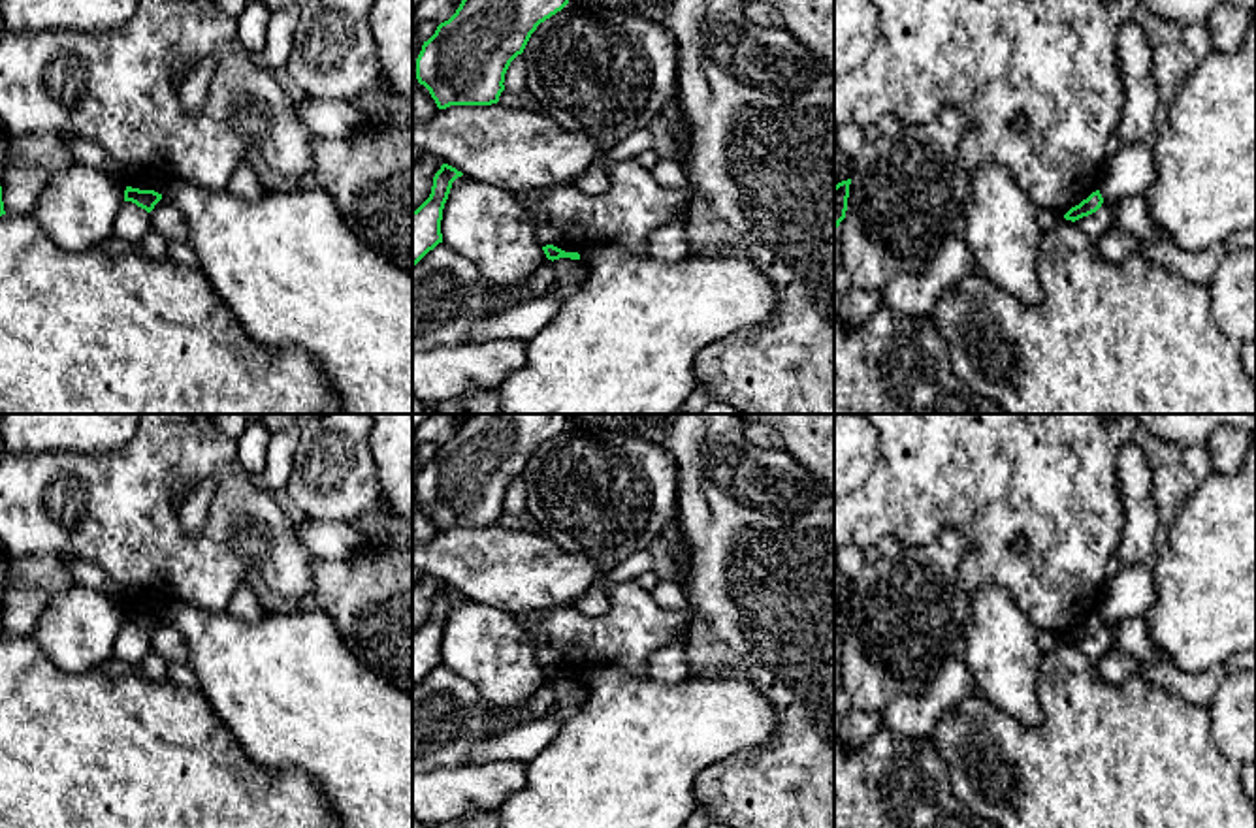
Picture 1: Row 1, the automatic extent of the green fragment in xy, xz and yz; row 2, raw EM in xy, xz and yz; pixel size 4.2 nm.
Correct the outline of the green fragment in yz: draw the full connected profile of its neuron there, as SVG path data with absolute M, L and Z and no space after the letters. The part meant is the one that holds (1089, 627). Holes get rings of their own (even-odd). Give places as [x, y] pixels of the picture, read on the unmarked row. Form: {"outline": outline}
{"outline": "M1096 612L1087 621L1083 621L1079 627L1071 629L1064 636L1064 640L1075 644L1083 638L1096 634L1102 629L1102 625L1103 625L1103 619L1102 619L1100 612Z"}

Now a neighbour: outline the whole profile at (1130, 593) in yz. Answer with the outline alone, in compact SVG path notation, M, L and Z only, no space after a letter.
M1151 563L1120 566L1117 576L1105 585L1100 615L1107 625L1128 617L1143 617L1154 598L1156 587Z

